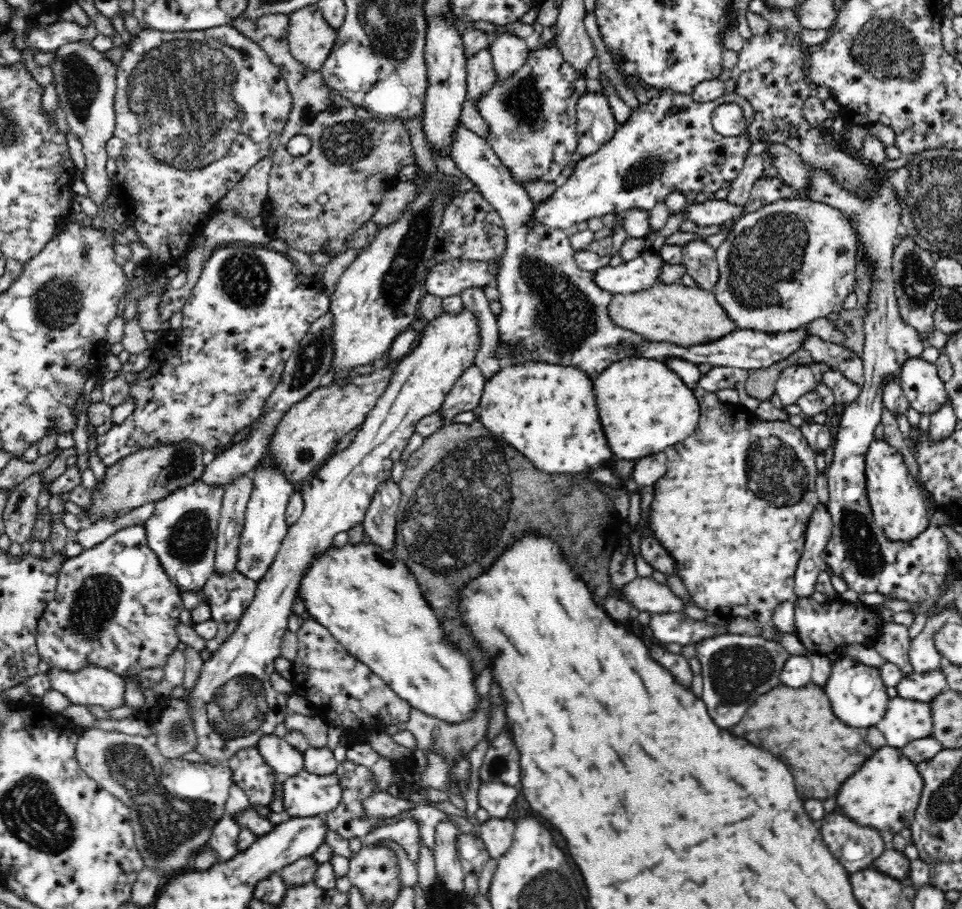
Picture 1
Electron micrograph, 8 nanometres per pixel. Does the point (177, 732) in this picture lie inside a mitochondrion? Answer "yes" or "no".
yes

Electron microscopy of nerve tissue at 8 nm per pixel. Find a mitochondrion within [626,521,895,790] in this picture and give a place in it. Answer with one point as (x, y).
(725, 668)

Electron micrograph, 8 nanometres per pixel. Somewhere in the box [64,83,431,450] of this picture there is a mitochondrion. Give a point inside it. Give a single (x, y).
(245, 280)

